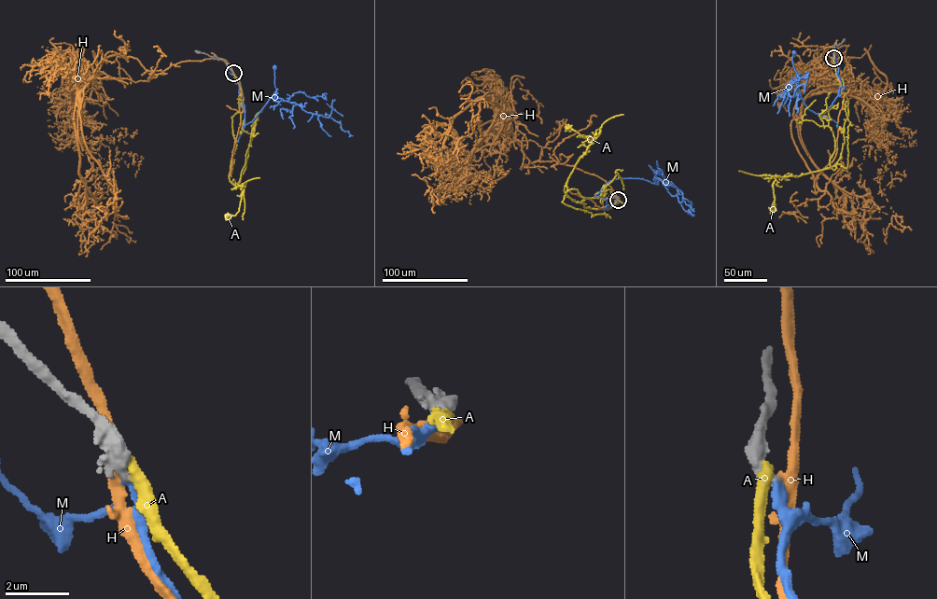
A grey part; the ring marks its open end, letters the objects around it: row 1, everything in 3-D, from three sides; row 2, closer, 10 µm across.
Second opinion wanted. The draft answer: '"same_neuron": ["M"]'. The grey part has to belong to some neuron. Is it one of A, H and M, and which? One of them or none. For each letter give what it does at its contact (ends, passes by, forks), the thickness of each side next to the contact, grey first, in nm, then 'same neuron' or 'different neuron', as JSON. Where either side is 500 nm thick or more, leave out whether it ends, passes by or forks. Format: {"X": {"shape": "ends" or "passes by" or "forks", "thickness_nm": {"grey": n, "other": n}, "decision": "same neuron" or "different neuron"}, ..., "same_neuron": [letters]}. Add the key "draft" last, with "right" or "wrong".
{"A": {"thickness_nm": {"grey": 500, "other": 400}, "decision": "different neuron"}, "H": {"shape": "passes by", "thickness_nm": {"grey": 400, "other": 360}, "decision": "different neuron"}, "M": {"shape": "ends", "thickness_nm": {"grey": 380, "other": 320}, "decision": "same neuron"}, "same_neuron": ["M"], "draft": "right"}

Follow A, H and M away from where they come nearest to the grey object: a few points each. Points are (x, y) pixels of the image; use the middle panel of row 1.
A: (618, 200), (614, 204), (591, 208), (566, 194), (567, 179), (593, 139), (568, 127)
H: (618, 200), (595, 175), (531, 163), (496, 95), (458, 178), (468, 175), (455, 188), (440, 174), (435, 213)
M: (618, 200), (608, 208), (604, 188), (613, 180), (643, 179), (656, 184), (660, 180), (666, 182)

